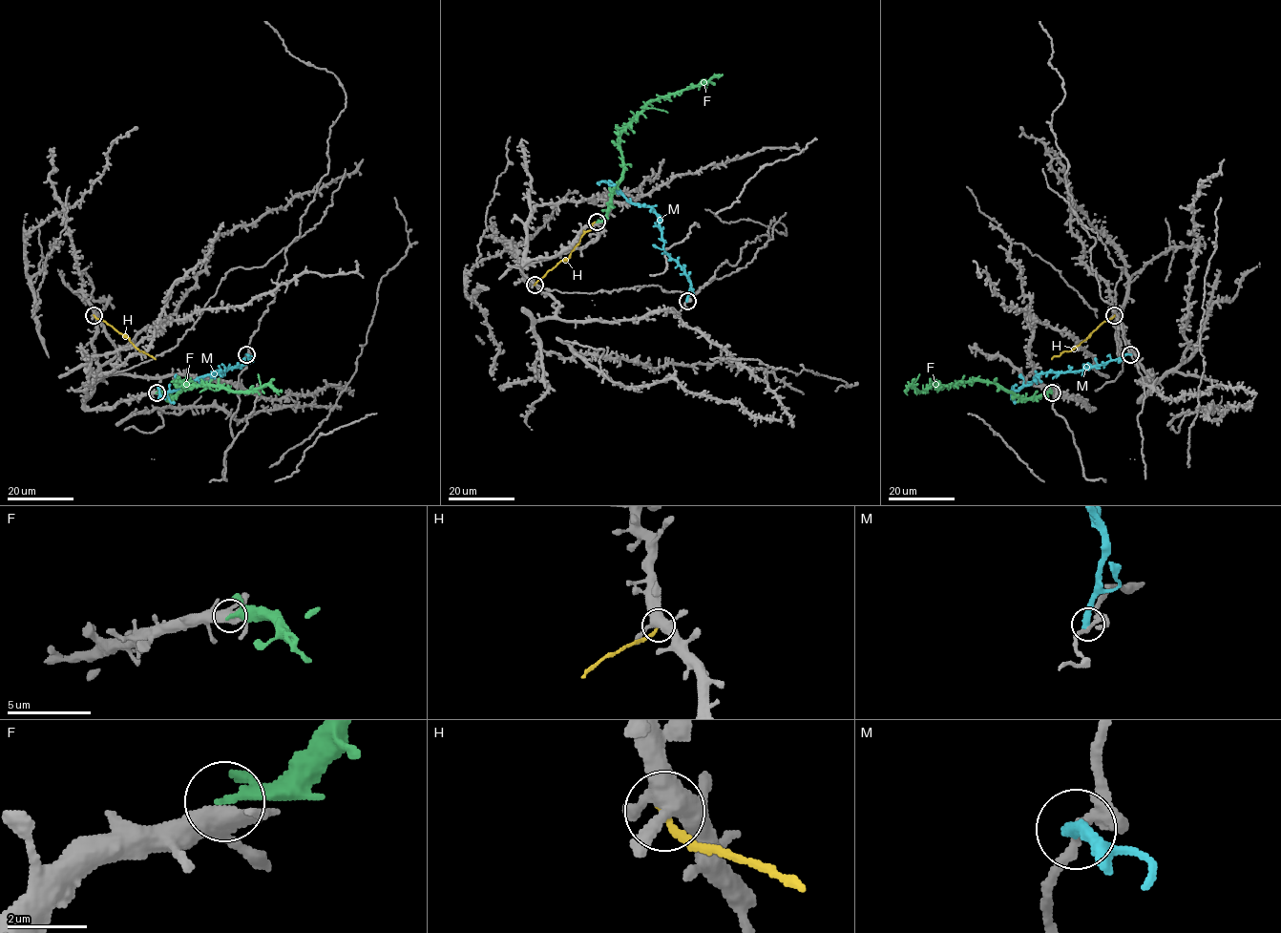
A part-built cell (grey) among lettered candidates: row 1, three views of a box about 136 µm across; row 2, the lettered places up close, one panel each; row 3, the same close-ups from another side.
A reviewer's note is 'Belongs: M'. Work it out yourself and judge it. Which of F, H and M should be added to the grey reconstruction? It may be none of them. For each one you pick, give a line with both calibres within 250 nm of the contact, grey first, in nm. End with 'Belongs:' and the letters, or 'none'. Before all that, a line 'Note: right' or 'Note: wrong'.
Note: wrong
F: 440/240 nm
Belongs: F

